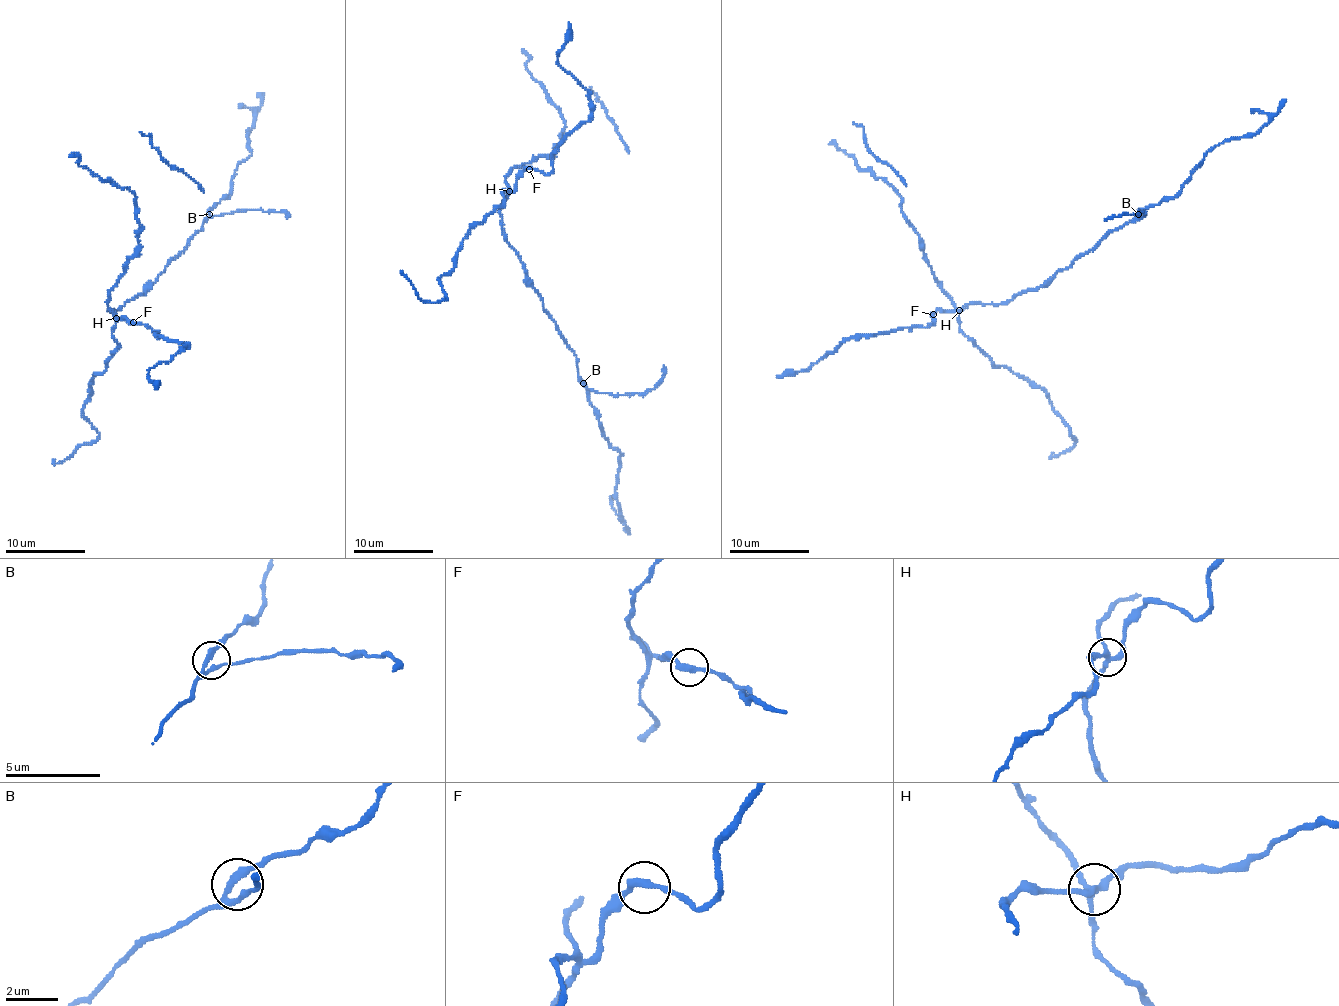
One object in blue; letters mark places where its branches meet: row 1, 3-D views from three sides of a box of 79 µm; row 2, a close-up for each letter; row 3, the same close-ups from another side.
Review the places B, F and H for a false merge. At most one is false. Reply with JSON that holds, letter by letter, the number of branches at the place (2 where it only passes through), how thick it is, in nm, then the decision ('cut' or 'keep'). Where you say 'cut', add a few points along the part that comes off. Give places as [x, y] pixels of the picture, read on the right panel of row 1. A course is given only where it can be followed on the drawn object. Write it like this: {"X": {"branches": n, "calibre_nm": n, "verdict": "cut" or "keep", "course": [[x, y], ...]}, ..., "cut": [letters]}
{"B": {"branches": 3, "calibre_nm": 180, "verdict": "keep"}, "F": {"branches": 2, "calibre_nm": 280, "verdict": "keep"}, "H": {"branches": 4, "calibre_nm": 240, "verdict": "cut", "course": [[959, 310], [926, 260], [919, 236], [901, 210], [901, 196], [891, 186], [863, 171], [845, 152], [829, 144]]}, "cut": ["H"]}

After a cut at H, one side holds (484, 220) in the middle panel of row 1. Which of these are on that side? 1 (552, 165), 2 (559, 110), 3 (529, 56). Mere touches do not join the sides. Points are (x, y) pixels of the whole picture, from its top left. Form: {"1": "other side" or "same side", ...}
{"1": "other side", "2": "same side", "3": "same side"}

